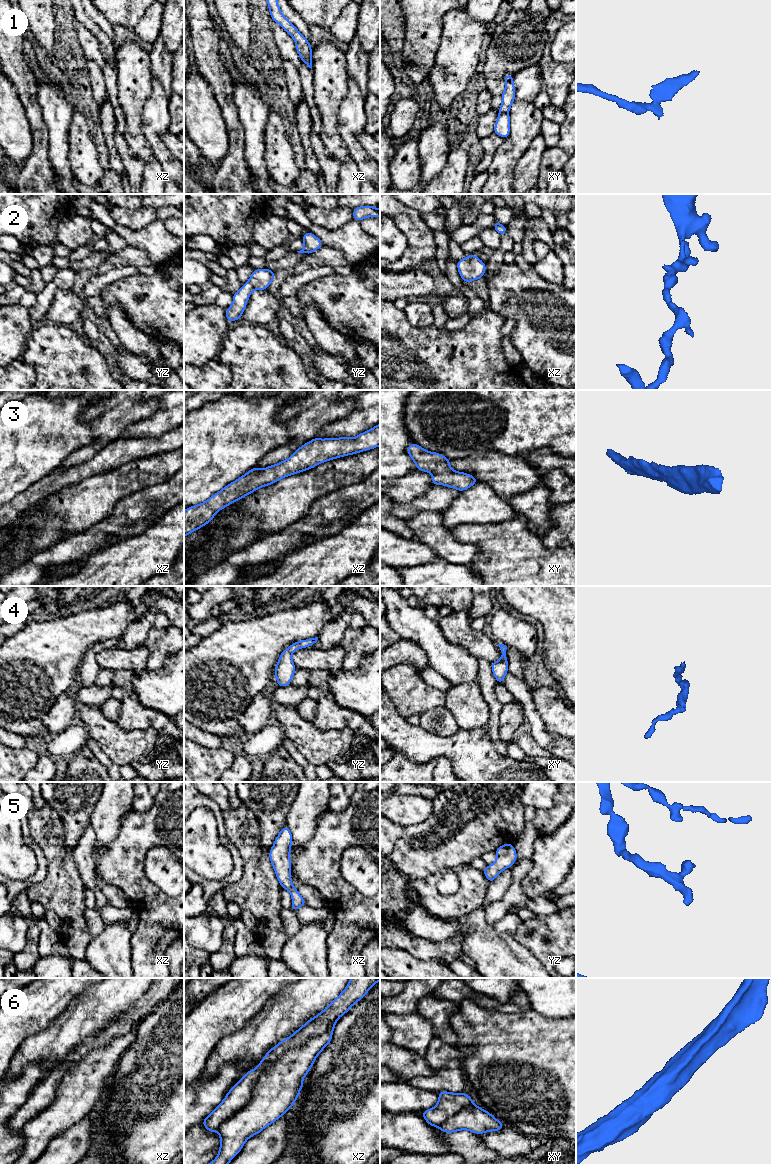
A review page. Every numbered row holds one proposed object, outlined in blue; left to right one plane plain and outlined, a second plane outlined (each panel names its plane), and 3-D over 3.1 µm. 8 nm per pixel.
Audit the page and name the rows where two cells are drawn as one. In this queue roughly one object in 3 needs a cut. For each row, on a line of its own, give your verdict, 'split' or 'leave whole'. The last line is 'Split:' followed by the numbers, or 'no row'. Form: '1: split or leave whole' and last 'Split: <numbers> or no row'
1: split
2: leave whole
3: leave whole
4: leave whole
5: leave whole
6: split
Split: 1, 6

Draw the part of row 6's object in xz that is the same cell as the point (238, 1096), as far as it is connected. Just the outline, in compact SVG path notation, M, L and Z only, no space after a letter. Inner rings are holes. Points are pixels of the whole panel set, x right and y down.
M351 978L346 988L319 1014L308 1020L290 1037L271 1048L255 1069L249 1070L228 1091L218 1105L203 1121L209 1132L217 1132L219 1126L250 1100L258 1078L288 1050L302 1047L310 1038L325 1033L329 1026L360 1001L373 987L377 978Z

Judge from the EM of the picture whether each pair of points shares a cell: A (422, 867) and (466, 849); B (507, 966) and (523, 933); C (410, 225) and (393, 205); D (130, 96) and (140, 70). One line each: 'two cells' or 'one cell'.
A: one cell
B: two cells
C: one cell
D: one cell

